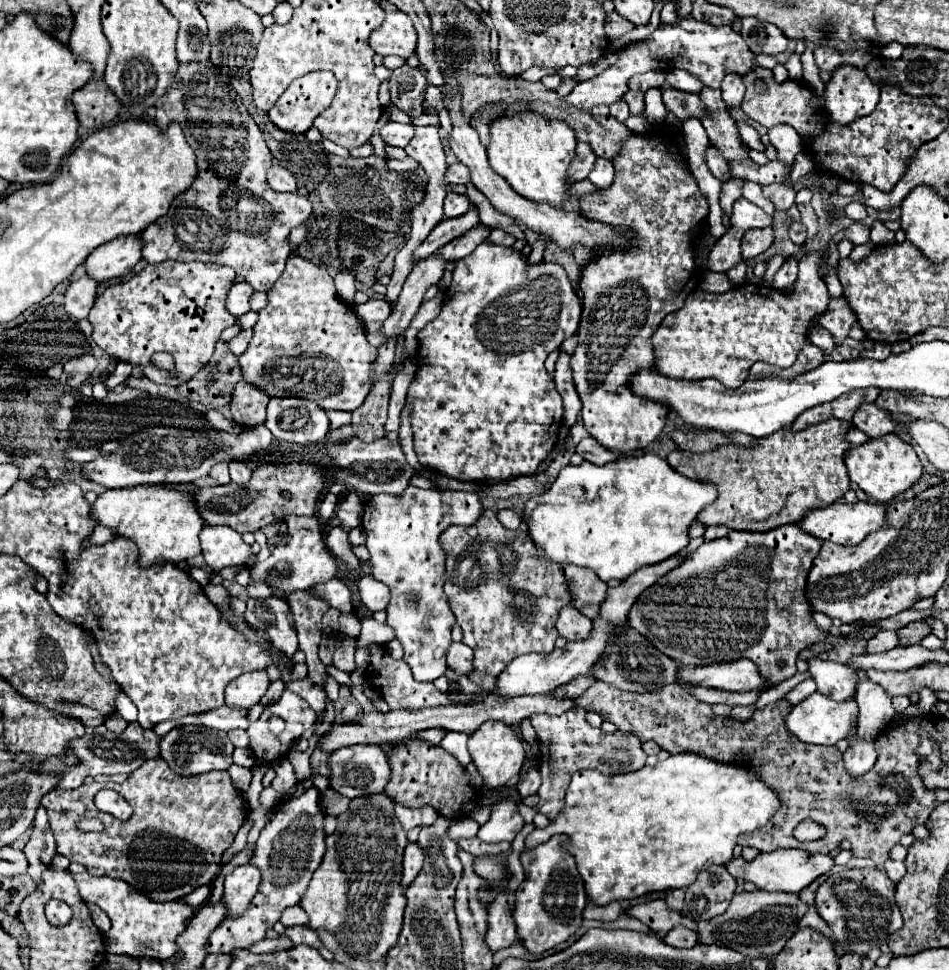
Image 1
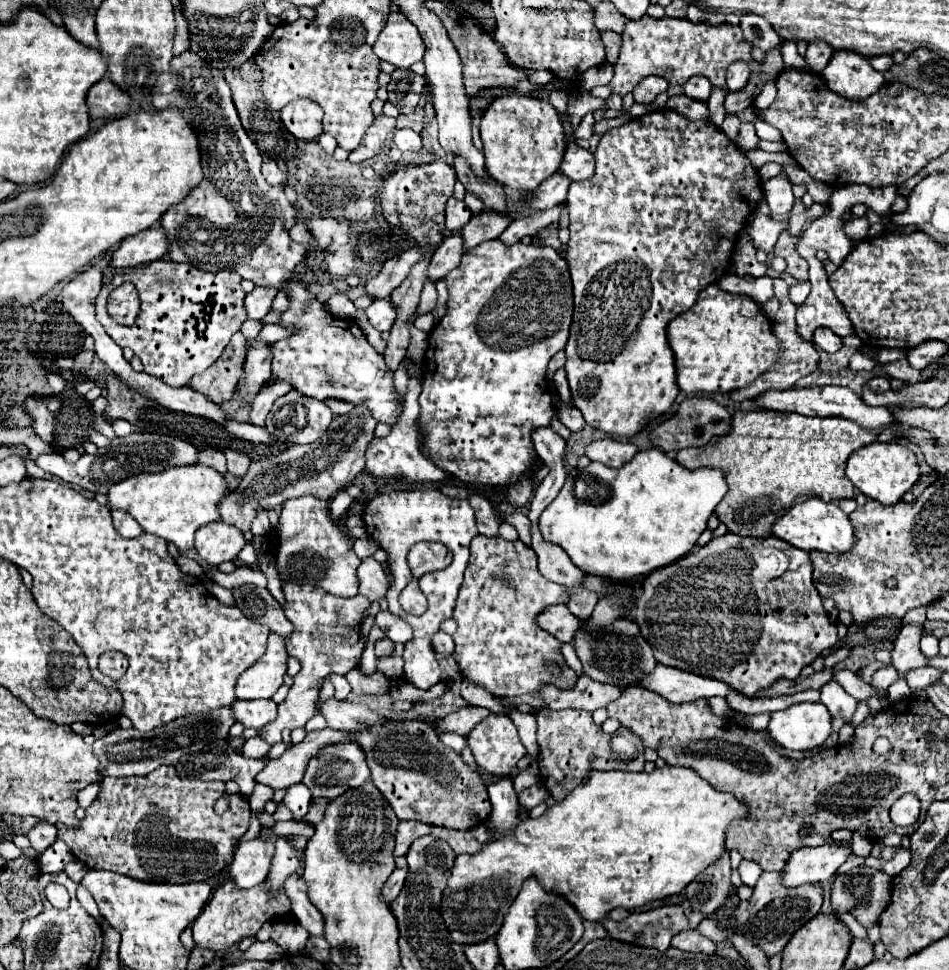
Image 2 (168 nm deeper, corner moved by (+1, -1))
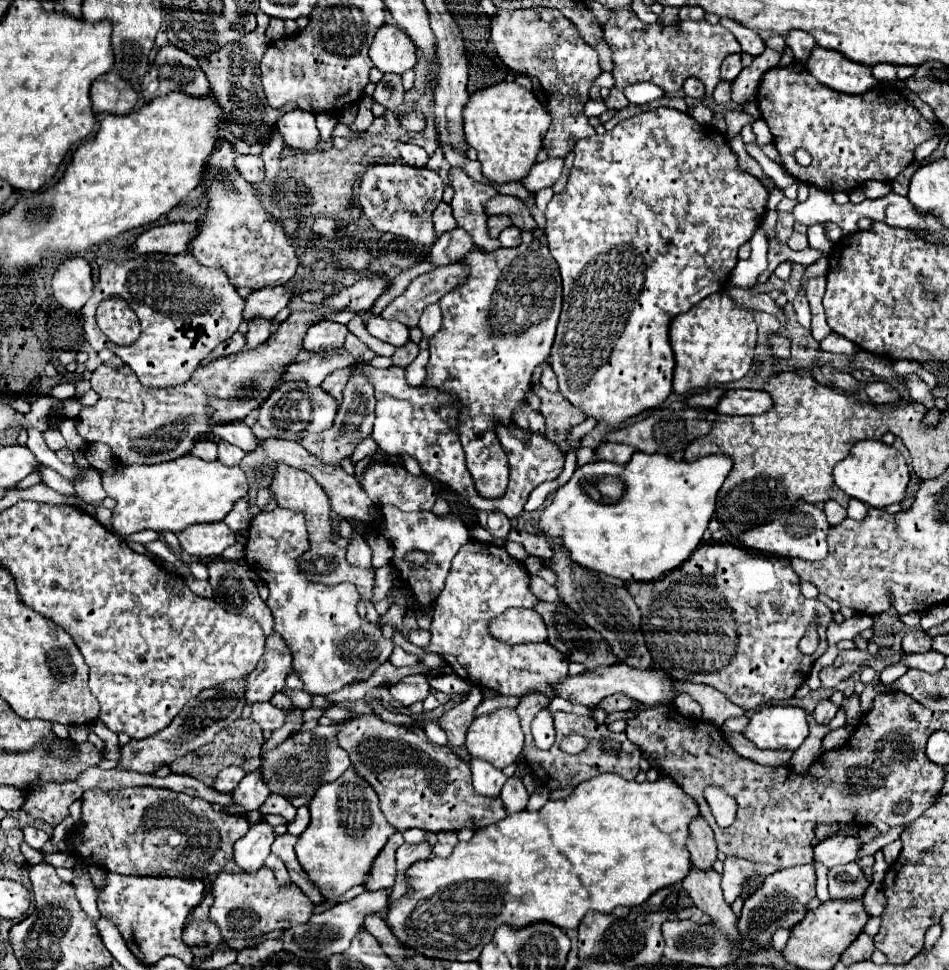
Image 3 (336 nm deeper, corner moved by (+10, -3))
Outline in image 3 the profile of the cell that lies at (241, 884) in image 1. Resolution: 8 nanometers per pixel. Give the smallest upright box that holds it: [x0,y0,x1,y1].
[234,820,274,872]

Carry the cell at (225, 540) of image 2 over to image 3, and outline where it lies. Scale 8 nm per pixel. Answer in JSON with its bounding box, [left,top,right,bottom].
[176,522,236,558]

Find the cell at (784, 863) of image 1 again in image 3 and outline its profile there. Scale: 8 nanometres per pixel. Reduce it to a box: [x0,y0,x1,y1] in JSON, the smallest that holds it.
[814,834,864,868]

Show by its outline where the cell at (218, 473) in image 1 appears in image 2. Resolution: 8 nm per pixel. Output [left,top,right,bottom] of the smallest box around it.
[199,448,227,474]

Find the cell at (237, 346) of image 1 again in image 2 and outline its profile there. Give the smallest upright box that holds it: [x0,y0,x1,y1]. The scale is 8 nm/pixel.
[259,324,289,344]

